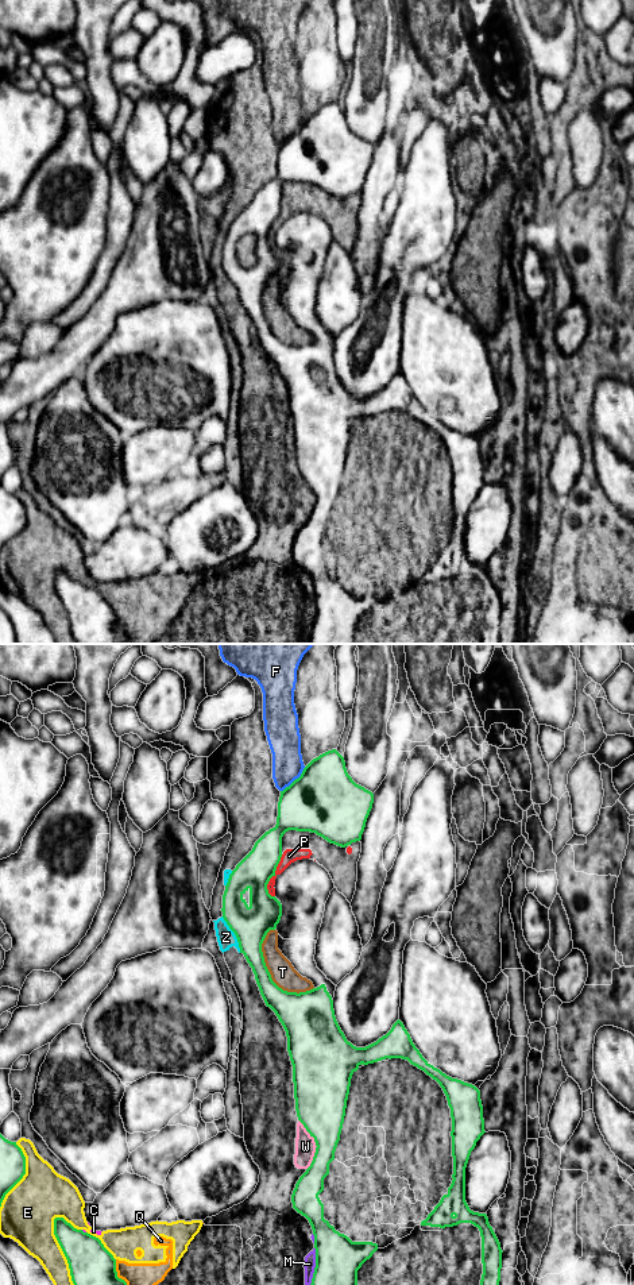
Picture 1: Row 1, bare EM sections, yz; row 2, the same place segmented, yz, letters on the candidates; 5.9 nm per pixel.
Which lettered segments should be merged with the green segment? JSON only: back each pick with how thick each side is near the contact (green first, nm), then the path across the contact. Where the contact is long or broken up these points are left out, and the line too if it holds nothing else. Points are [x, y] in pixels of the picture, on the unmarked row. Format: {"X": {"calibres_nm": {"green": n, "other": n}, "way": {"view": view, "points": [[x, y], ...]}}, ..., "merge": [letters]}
{"merge": []}

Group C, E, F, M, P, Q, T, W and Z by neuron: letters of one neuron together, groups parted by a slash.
C E F M P Q T W Z

